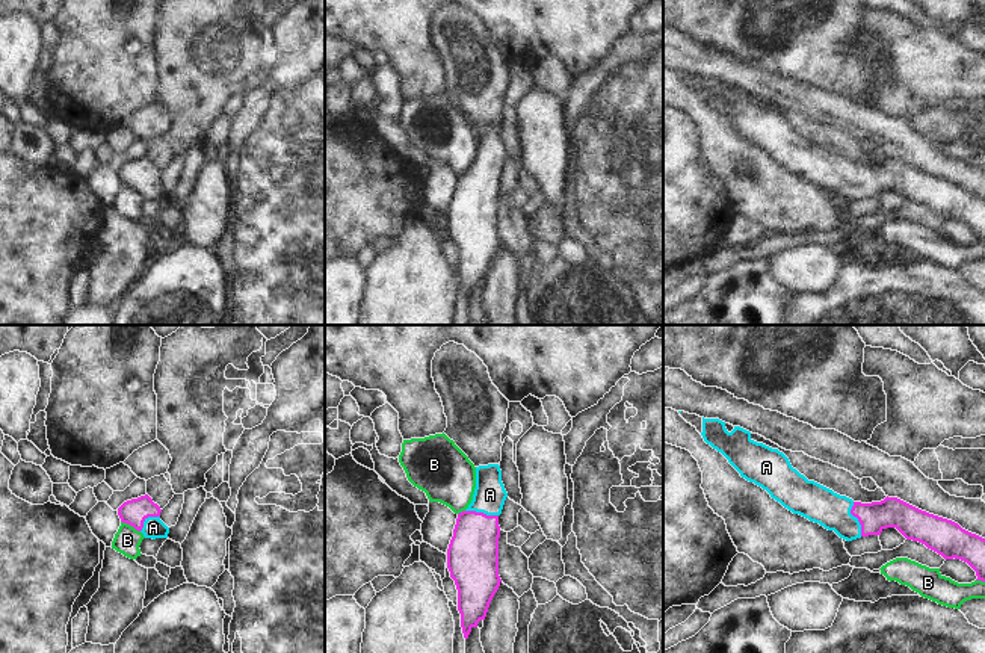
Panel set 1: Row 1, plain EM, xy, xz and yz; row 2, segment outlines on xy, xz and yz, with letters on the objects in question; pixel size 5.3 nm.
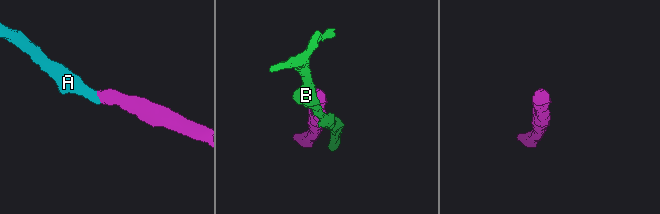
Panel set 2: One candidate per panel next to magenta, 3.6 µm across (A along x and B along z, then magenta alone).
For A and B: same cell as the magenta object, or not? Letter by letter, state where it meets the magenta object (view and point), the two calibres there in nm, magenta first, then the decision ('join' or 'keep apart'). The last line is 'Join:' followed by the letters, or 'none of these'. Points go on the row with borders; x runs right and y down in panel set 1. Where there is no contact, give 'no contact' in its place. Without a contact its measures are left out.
A: yz (857, 517) | 160/200 nm | join
B: xy (130, 525) | 140/140 nm | keep apart
Join: A

